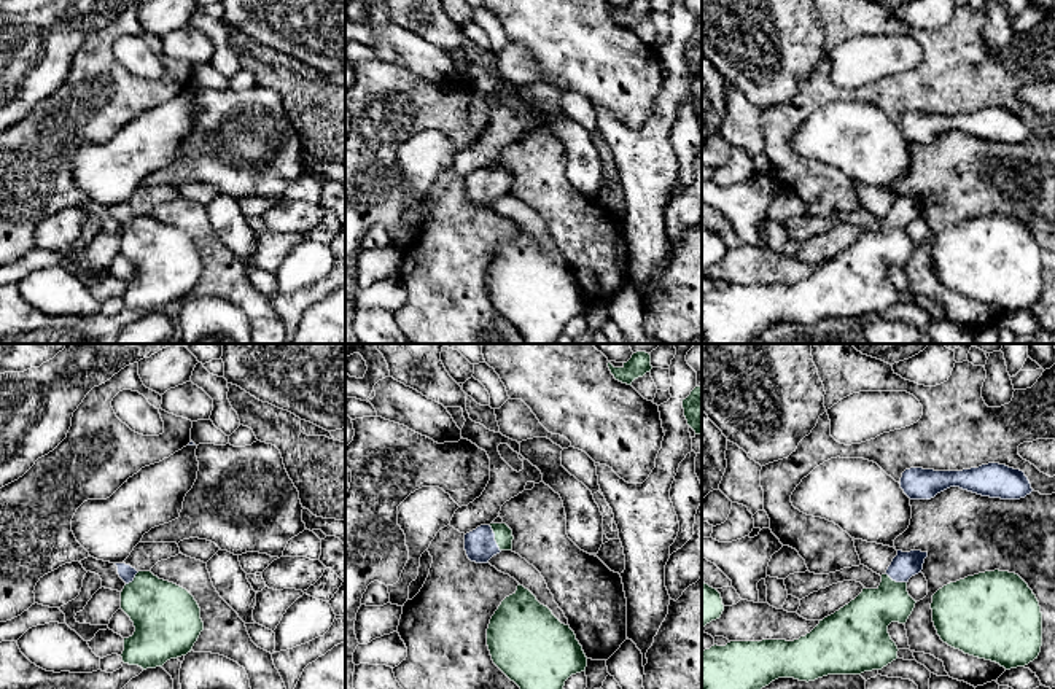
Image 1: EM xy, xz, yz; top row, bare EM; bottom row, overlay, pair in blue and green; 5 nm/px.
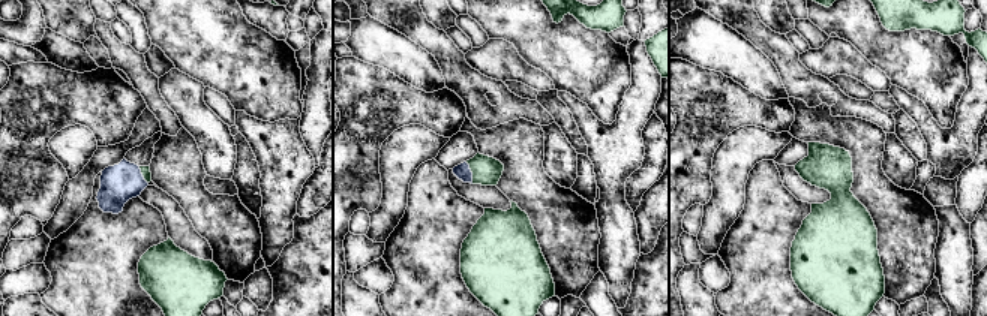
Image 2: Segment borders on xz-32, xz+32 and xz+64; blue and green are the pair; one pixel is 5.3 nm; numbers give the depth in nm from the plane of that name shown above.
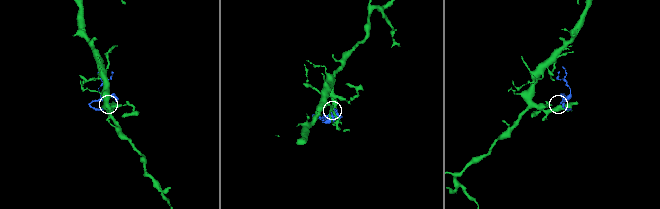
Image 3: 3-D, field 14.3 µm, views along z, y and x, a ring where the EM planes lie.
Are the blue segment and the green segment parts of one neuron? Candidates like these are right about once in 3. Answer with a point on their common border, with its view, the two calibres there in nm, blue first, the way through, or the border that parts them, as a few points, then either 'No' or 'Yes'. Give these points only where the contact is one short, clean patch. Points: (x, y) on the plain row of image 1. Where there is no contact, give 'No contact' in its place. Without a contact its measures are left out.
Touches blue at xz (494, 182). Thickness 160 nm (blue) against 100 nm. Path across: xz (479, 188), (494, 182), (503, 179). Yes

